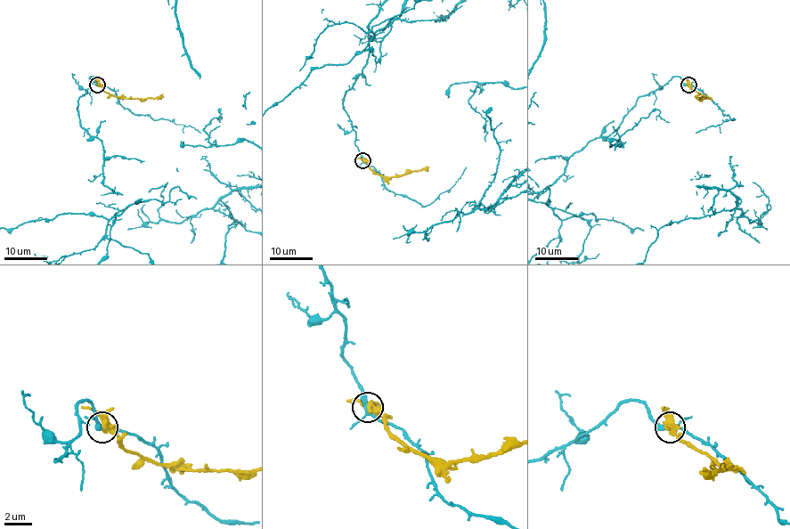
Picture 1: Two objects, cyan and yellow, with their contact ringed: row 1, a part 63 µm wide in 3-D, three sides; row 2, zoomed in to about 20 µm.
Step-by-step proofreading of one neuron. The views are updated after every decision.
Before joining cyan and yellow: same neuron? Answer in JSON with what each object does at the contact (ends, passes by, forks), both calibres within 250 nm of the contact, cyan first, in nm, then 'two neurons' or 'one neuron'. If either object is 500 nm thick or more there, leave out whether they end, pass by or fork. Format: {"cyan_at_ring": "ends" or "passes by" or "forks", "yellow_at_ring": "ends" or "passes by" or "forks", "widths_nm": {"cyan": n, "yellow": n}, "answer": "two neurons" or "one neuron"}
{"cyan_at_ring": "forks", "yellow_at_ring": "passes by", "widths_nm": {"cyan": 240, "yellow": 440}, "answer": "two neurons"}

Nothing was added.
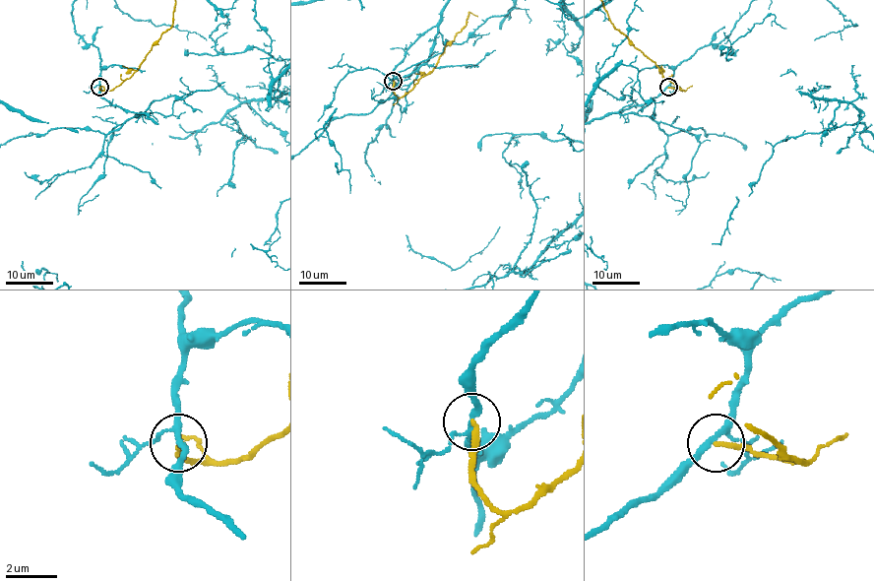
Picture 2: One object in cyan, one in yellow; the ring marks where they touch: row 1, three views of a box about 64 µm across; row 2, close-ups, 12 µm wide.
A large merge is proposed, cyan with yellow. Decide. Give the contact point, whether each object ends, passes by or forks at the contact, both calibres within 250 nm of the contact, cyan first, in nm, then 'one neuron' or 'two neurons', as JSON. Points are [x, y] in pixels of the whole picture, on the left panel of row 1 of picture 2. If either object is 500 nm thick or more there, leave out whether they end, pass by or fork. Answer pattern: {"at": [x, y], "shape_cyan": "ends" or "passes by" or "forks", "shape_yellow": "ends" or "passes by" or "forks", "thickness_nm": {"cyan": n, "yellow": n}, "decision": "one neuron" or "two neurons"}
{"at": [99, 87], "shape_cyan": "forks", "shape_yellow": "ends", "thickness_nm": {"cyan": 200, "yellow": 180}, "decision": "two neurons"}

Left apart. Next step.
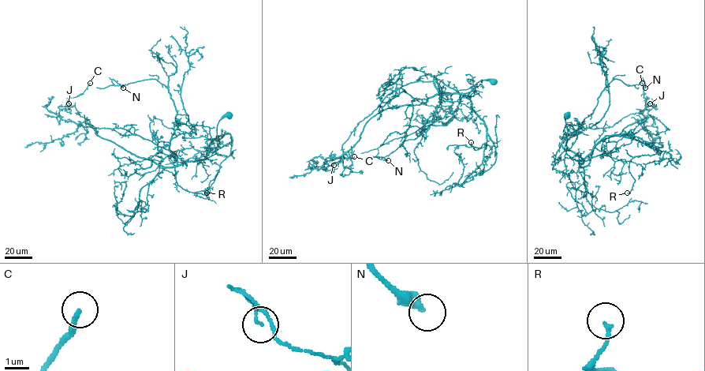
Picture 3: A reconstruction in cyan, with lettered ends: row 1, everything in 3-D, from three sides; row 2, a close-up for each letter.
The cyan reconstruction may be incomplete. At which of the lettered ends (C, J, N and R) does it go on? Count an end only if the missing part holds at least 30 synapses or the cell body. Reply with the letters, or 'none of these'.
C

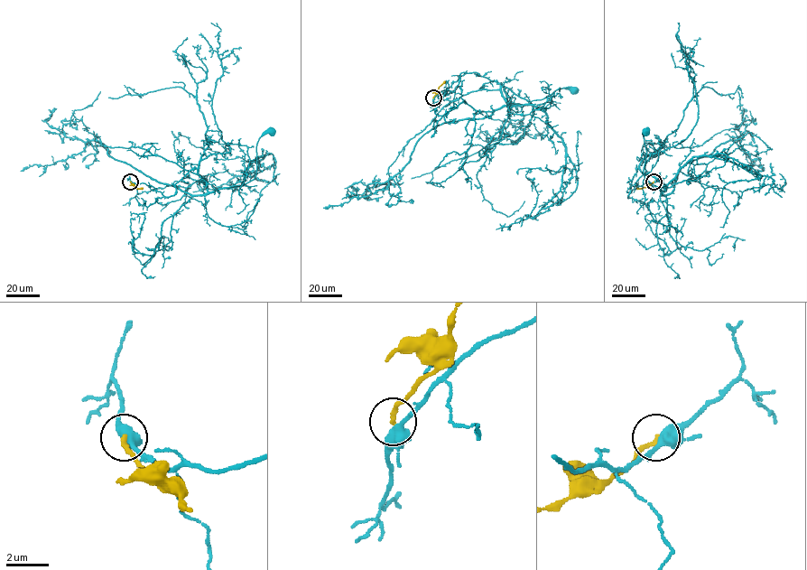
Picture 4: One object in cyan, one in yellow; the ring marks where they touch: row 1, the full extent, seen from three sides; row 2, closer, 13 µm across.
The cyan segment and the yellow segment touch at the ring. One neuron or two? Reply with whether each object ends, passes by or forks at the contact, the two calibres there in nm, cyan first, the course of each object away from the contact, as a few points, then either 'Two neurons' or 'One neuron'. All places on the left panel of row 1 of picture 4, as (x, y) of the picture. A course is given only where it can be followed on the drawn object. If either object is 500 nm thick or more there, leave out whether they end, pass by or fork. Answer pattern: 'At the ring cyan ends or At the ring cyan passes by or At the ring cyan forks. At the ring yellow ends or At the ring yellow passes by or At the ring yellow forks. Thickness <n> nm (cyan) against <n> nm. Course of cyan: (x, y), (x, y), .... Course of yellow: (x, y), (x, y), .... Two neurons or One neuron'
At the ring cyan forks. At the ring yellow ends. Thickness 380 nm (cyan) against 200 nm. Course of cyan: (130, 182), (172, 196), (175, 184), (195, 168), (208, 191), (243, 185), (255, 174), (258, 138), (271, 131). Course of yellow: (130, 182), (136, 188), (143, 188). Two neurons

